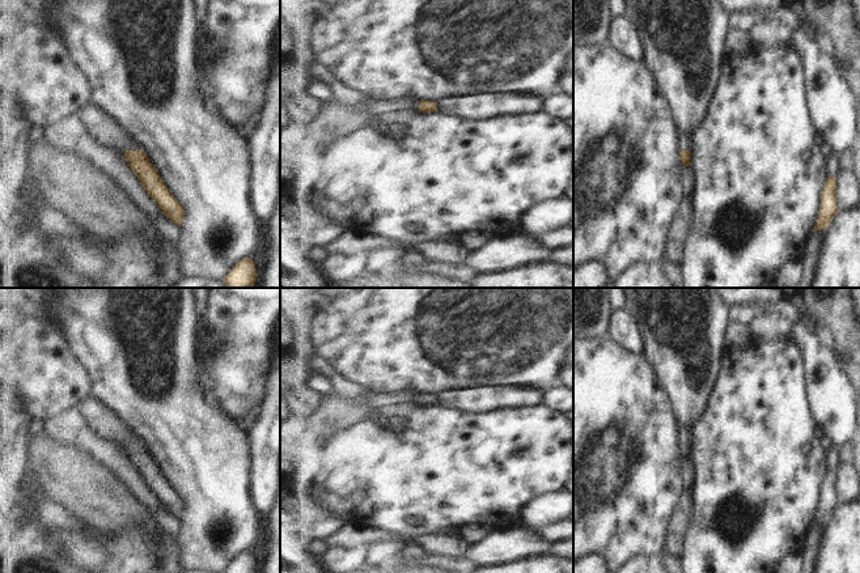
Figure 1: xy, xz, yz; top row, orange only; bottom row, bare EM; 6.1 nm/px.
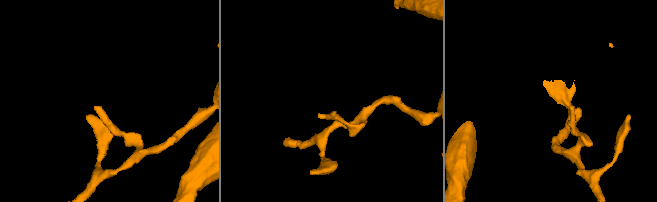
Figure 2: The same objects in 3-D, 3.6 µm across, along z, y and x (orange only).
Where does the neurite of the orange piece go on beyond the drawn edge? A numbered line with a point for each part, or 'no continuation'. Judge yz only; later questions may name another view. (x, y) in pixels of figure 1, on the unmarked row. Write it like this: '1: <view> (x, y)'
1: yz (683, 436)

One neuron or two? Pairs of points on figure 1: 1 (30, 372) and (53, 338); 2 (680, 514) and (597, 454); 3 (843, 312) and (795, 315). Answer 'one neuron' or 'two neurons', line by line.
1: one neuron
2: two neurons
3: two neurons

